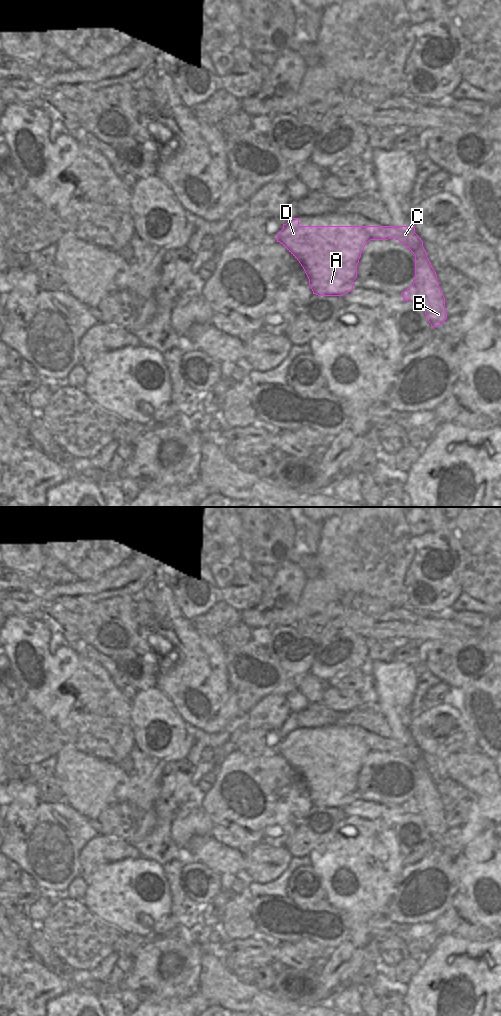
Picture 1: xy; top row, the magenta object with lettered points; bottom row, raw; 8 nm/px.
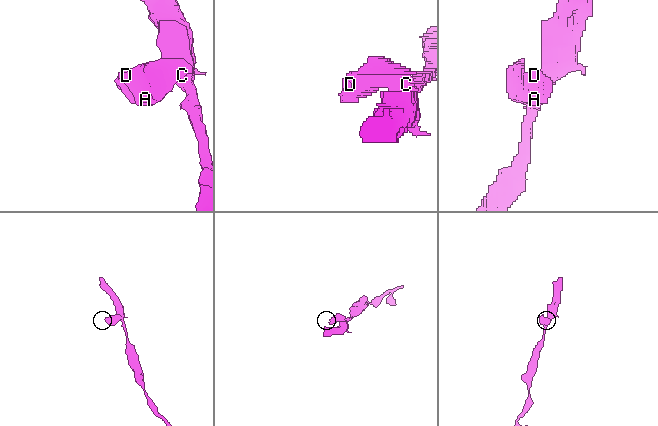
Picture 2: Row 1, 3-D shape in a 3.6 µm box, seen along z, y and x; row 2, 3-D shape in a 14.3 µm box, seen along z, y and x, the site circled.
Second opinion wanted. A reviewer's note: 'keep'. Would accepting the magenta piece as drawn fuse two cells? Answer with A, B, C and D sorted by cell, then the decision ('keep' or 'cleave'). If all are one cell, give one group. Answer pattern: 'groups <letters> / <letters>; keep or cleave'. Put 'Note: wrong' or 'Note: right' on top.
Note: wrong
groups A D / B C; cleave

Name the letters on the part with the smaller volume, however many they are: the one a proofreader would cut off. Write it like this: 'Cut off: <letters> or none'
Cut off: A, D

